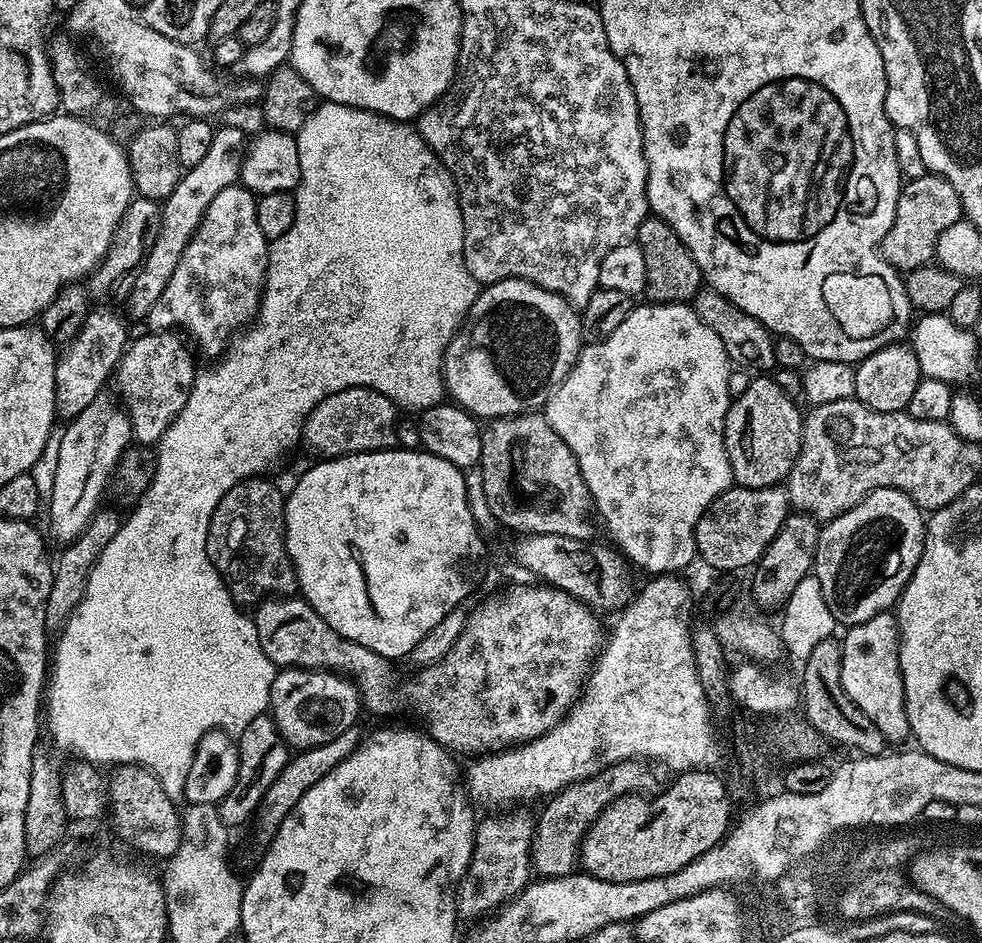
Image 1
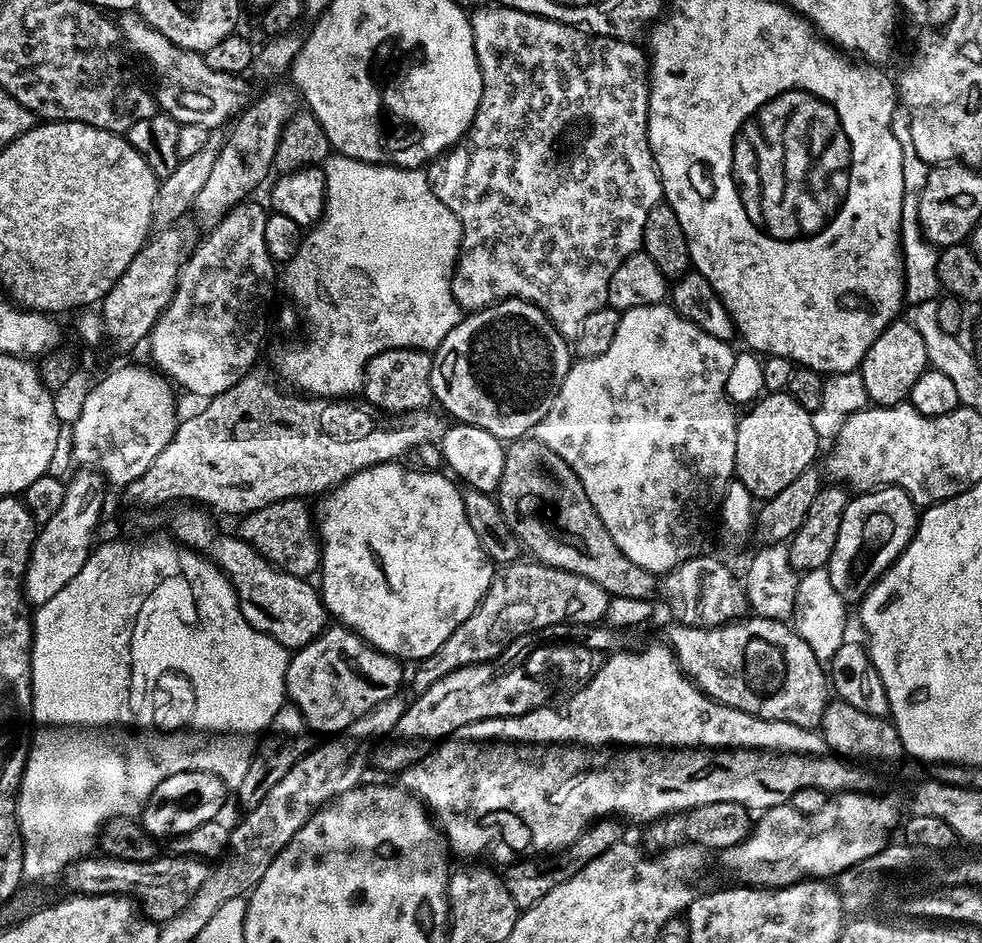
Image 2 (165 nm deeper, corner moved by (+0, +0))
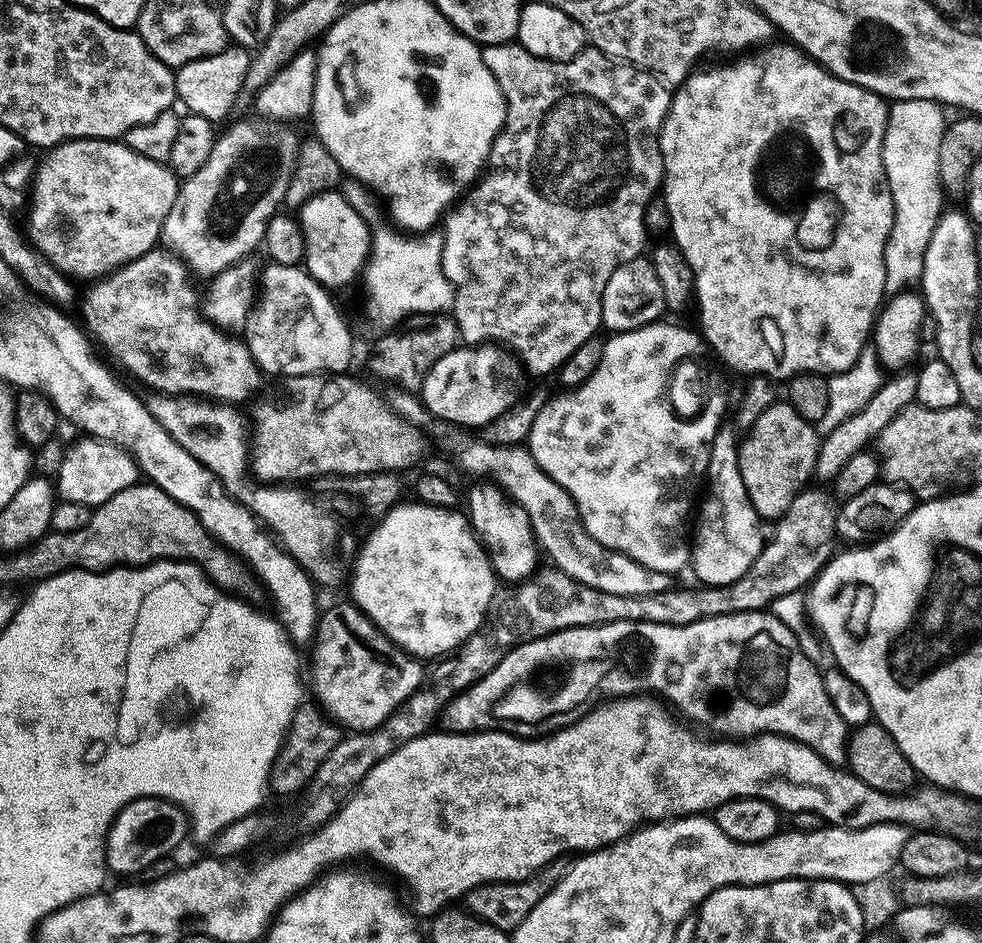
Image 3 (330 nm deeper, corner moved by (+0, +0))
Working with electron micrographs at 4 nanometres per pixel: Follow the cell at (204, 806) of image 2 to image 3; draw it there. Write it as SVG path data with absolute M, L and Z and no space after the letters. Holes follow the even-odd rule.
M141 796L139 800L132 800L116 815L111 830L104 842L104 863L109 873L117 872L120 878L132 878L140 874L152 862L158 862L163 856L171 856L175 848L184 840L184 835L189 835L190 819L187 811L173 804L170 800L161 800L158 796Z

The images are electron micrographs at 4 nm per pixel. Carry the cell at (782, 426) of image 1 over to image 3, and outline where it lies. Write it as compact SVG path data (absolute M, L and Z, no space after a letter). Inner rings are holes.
M786 402L770 406L770 410L743 433L738 444L738 470L742 470L742 482L746 482L746 494L757 517L764 519L765 516L776 522L790 510L790 502L809 487L808 479L813 479L820 442L813 424Z

